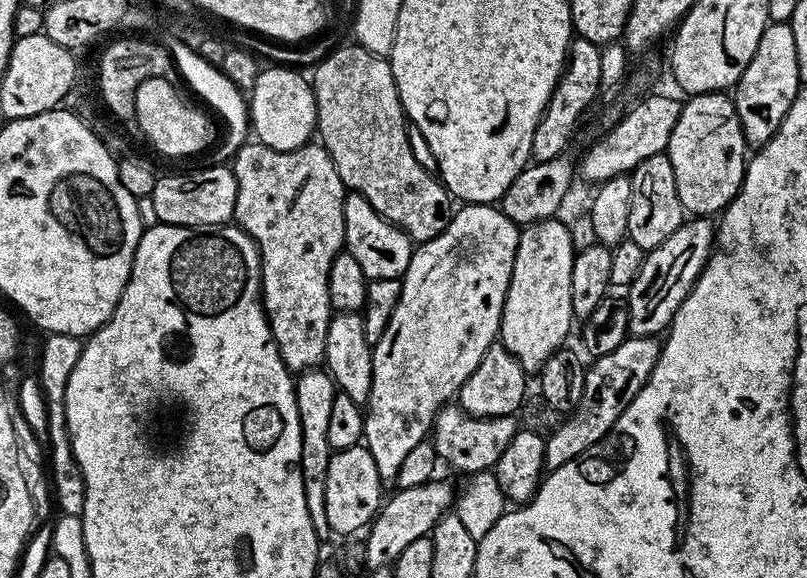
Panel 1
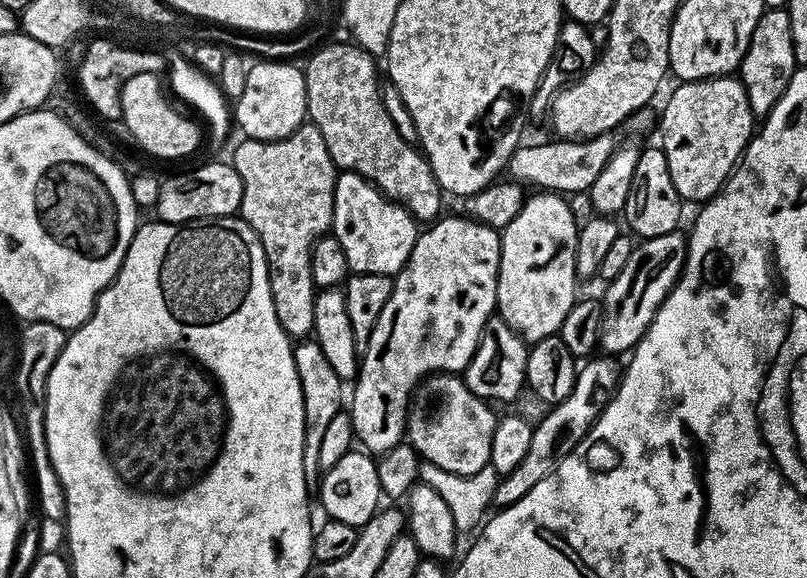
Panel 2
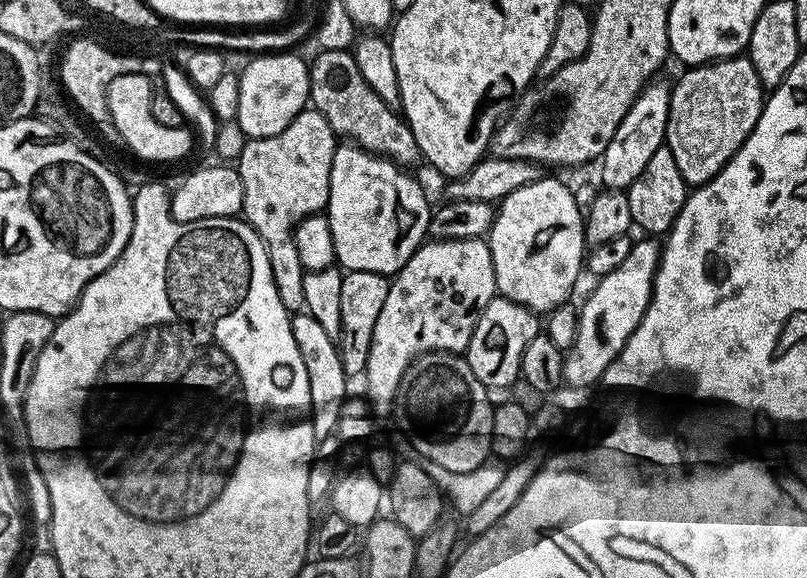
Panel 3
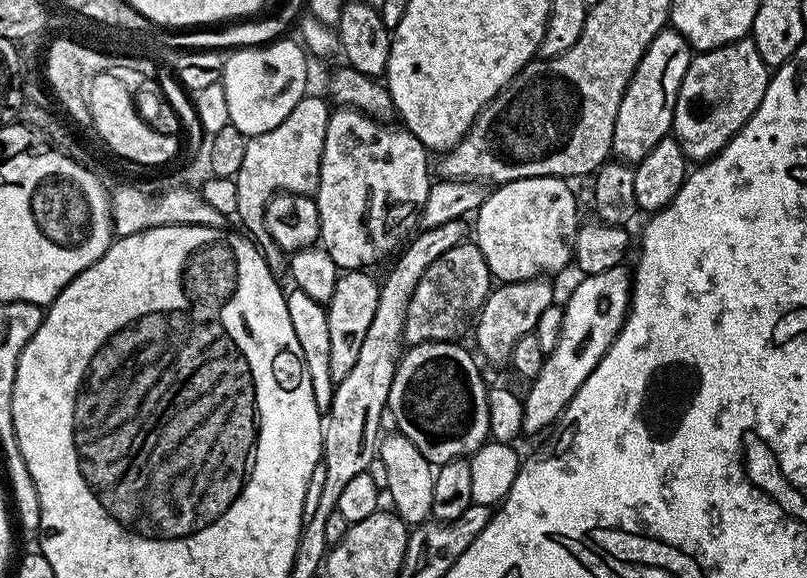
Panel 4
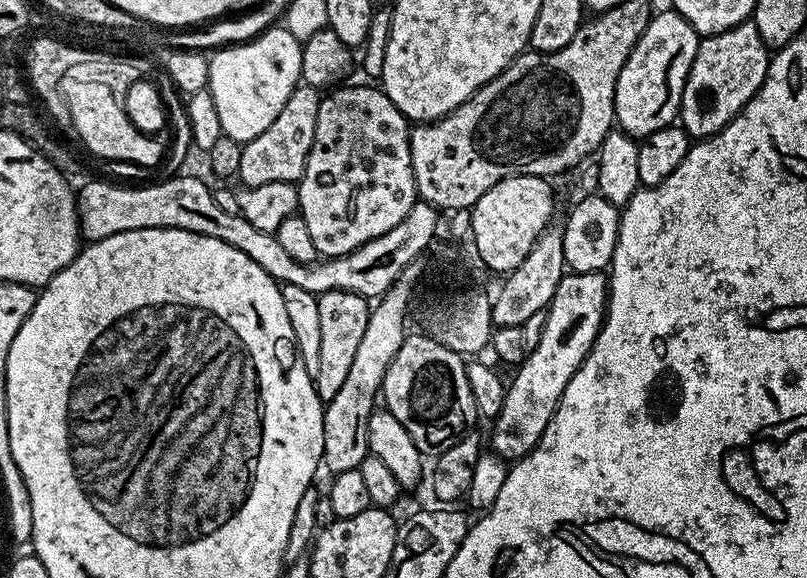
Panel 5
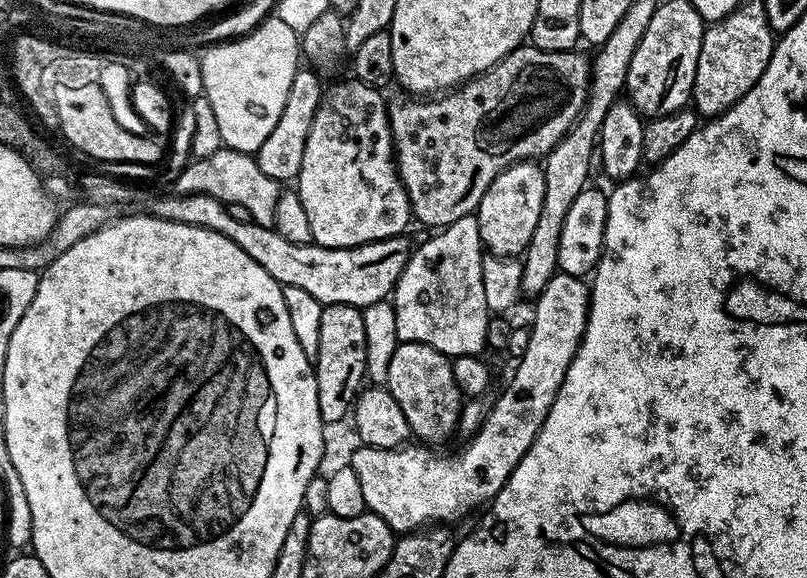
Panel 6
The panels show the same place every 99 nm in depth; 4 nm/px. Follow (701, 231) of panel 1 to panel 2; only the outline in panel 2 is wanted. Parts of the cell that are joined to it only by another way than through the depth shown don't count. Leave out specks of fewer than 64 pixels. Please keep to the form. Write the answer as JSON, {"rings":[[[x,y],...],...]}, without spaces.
{"rings":[[[677,230],[670,234],[662,234],[658,238],[649,240],[641,239],[633,247],[630,254],[630,262],[626,262],[622,274],[614,278],[607,285],[608,293],[602,296],[602,327],[600,330],[599,347],[608,354],[620,354],[616,352],[631,353],[632,349],[644,335],[646,330],[652,325],[652,319],[656,316],[656,311],[662,306],[662,302],[668,297],[668,292],[676,285],[684,270],[684,263],[688,257],[688,238],[683,231]]]}

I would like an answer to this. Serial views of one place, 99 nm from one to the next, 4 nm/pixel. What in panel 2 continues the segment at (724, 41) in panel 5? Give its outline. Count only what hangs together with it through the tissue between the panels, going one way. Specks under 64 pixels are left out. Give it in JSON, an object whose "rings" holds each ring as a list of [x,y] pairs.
{"rings":[[[729,74],[727,76],[712,76],[709,80],[686,80],[675,85],[677,88],[673,90],[668,96],[668,101],[664,104],[664,117],[659,117],[658,128],[664,131],[664,141],[662,147],[666,154],[666,166],[670,166],[670,179],[674,182],[674,190],[678,190],[681,201],[688,202],[688,200],[700,200],[699,202],[707,202],[716,196],[723,189],[724,183],[728,181],[732,171],[740,163],[740,157],[743,156],[745,148],[748,146],[748,141],[754,135],[754,117],[750,110],[750,98],[746,98],[746,90],[744,84],[735,75]]]}

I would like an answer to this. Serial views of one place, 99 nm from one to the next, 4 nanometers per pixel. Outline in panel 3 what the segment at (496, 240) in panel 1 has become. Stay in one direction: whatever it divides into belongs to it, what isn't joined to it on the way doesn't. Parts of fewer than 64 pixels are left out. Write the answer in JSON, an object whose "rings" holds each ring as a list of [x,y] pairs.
{"rings":[[[429,239],[421,244],[406,266],[391,277],[382,314],[374,322],[374,338],[362,373],[362,380],[368,383],[366,400],[371,411],[377,417],[393,415],[402,374],[422,354],[467,353],[474,326],[495,295],[494,262],[487,239]]]}

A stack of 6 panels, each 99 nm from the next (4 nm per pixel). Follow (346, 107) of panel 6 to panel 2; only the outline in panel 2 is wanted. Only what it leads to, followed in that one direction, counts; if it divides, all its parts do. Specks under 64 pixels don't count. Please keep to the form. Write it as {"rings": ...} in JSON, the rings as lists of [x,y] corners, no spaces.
{"rings":[[[341,171],[337,175],[332,197],[334,206],[330,232],[342,246],[342,254],[346,254],[349,269],[353,273],[369,272],[390,277],[401,272],[416,245],[416,217],[395,200],[388,199],[357,172]]]}

